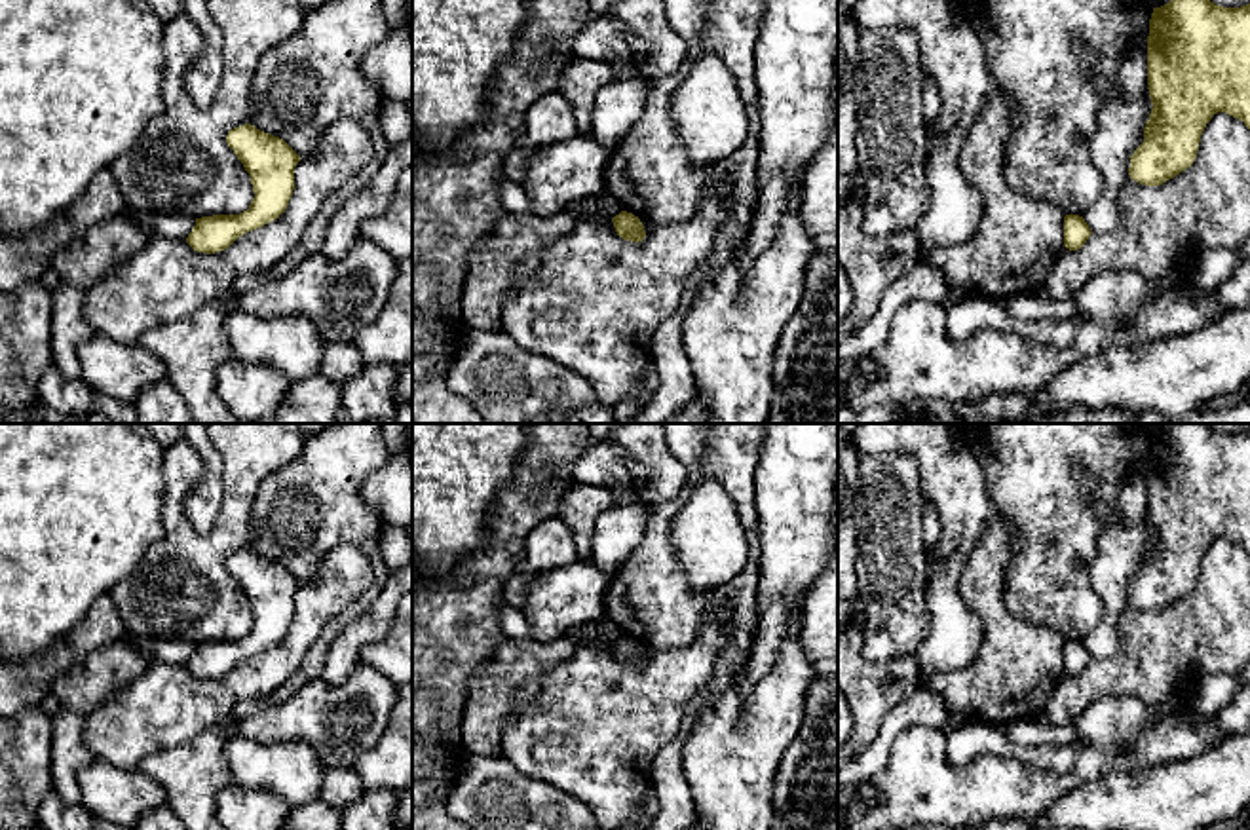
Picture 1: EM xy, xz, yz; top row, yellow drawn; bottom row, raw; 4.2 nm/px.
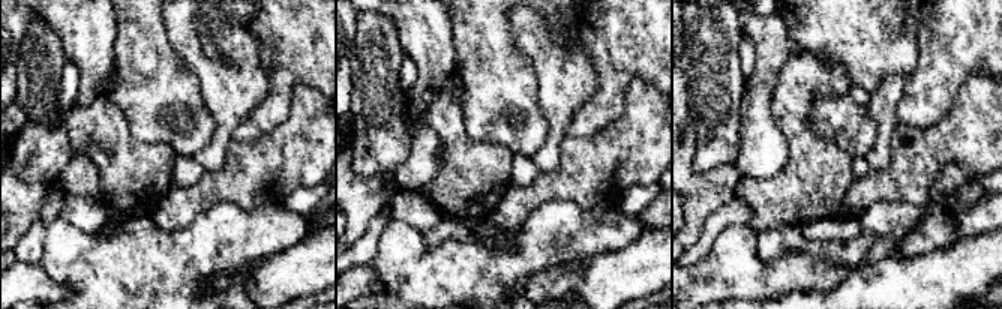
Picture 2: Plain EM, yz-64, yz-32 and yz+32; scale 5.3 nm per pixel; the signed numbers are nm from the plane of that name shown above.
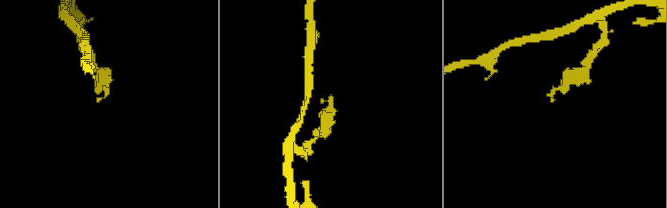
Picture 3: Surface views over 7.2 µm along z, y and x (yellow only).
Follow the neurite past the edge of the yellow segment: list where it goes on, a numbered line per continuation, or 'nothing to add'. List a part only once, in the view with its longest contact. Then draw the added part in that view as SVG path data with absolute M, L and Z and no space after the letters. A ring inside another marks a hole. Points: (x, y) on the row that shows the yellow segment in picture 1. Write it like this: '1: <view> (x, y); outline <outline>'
nothing to add

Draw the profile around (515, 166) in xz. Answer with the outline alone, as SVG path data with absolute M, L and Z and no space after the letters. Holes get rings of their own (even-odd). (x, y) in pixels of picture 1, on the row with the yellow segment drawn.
M515 148L503 163L503 173L511 180L522 182L528 160L532 158L534 152L536 152L536 148Z

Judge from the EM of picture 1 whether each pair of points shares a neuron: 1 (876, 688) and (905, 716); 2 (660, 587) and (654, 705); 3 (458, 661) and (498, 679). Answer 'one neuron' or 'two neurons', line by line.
1: two neurons
2: two neurons
3: two neurons

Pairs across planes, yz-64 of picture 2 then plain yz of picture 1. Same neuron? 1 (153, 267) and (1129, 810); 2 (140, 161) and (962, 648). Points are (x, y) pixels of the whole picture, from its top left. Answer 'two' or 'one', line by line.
1: two
2: two

